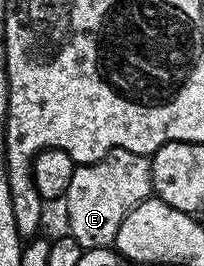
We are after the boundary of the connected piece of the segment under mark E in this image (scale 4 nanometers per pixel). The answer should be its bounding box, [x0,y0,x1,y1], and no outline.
[64,147,152,250]

